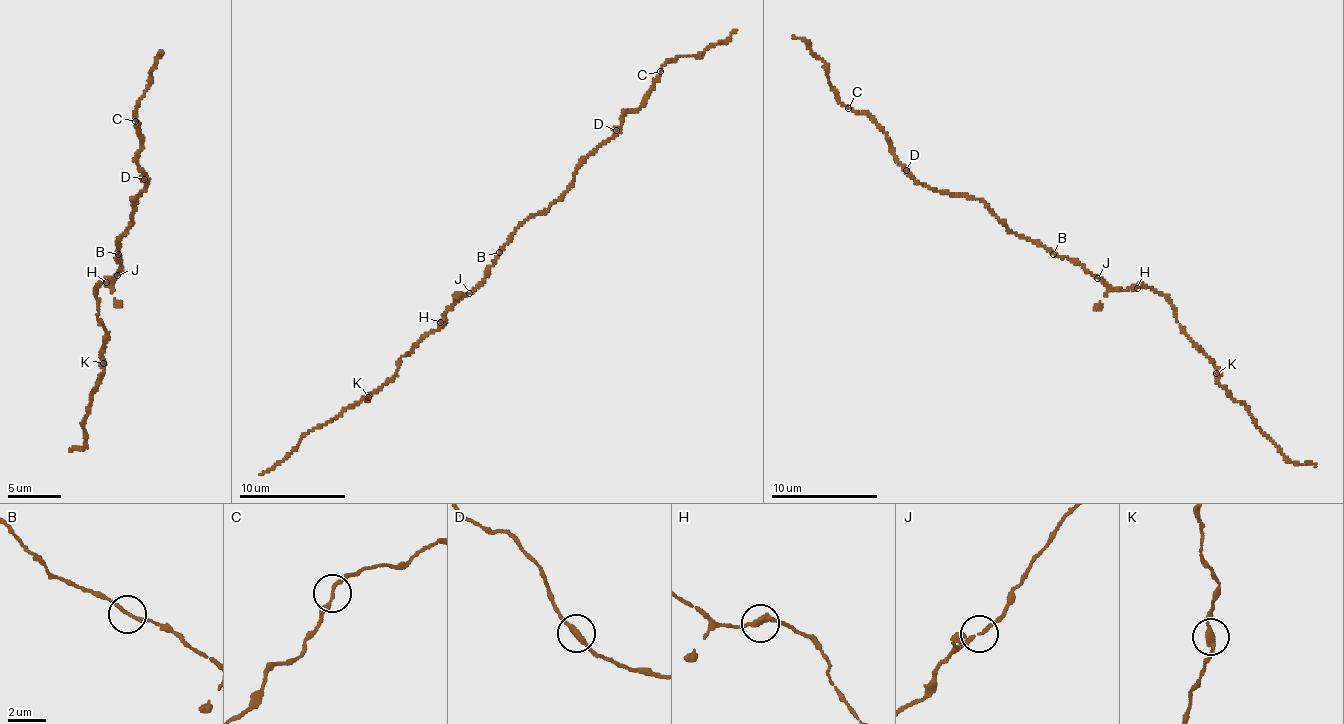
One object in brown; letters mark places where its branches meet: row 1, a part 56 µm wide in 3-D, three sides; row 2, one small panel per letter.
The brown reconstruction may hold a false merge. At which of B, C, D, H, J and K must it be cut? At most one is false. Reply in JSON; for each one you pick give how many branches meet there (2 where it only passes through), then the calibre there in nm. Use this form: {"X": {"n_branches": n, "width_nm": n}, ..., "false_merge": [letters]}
{"false_merge": []}

